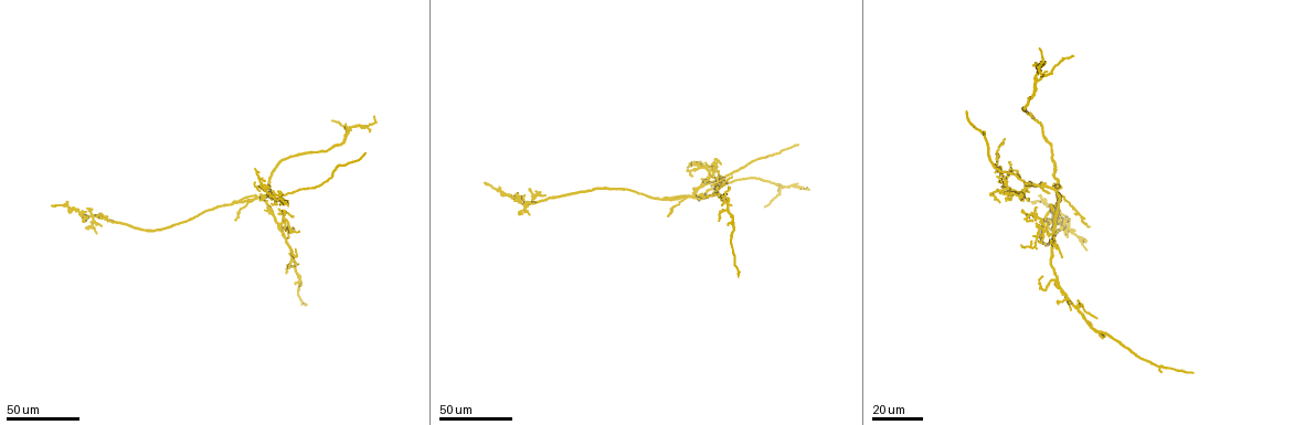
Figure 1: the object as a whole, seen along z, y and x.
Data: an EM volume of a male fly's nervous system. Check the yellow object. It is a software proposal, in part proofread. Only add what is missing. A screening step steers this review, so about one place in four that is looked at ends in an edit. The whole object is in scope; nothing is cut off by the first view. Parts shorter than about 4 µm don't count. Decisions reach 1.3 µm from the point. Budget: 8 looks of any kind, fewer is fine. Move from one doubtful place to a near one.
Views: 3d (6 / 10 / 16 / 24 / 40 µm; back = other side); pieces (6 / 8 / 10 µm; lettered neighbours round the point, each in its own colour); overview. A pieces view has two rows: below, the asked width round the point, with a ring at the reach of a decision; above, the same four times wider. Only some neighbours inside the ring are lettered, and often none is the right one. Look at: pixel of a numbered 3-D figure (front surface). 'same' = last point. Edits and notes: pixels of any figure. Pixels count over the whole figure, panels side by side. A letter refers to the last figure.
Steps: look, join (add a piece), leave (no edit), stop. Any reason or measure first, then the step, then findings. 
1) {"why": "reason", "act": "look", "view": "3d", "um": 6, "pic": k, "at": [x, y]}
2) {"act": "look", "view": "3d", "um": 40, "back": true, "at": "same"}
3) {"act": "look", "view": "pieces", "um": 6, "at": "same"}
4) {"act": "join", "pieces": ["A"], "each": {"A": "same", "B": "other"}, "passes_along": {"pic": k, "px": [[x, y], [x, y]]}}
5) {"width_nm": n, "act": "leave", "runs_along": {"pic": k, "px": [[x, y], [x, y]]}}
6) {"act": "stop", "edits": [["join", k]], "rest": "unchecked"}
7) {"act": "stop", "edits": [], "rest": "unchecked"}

{"why": "an open end", "act": "look", "view": "3d", "um": 24, "pic": 1, "at": [365, 152]}

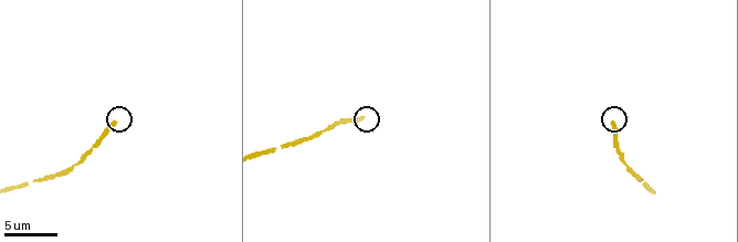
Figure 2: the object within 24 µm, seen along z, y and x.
{"act": "look", "view": "pieces", "um": 6, "pic": 2, "at": [112, 123]}

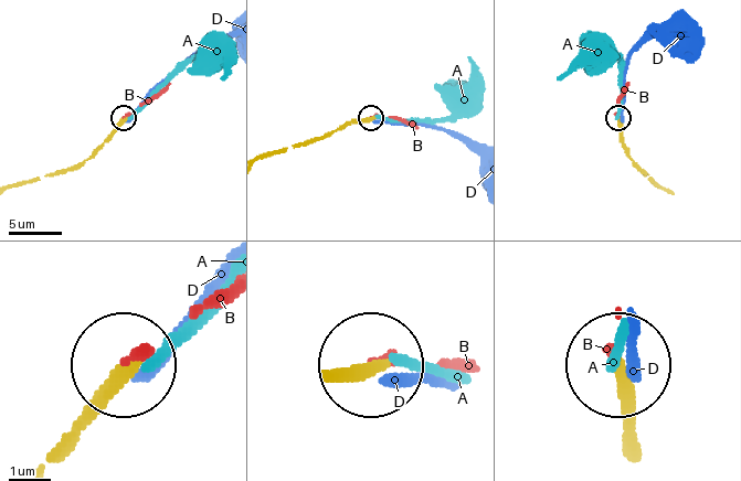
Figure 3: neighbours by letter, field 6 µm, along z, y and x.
{"act": "join", "pieces": ["B"], "each": {"A": "other", "B": "same", "D": "other"}, "passes_along": {"pic": 3, "px": [[101, 145], [125, 118], [170, 84]]}, "found": "the cell continues"}

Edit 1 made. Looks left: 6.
{"why": "free end", "act": "look", "view": "3d", "um": 40, "pic": 1, "at": [1032, 65]}

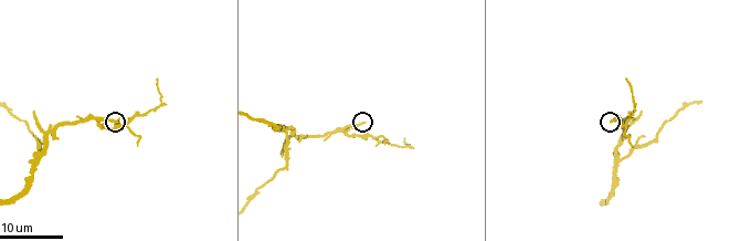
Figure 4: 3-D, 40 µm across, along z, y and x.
{"act": "look", "view": "3d", "um": 10, "pic": 4, "at": [117, 122]}

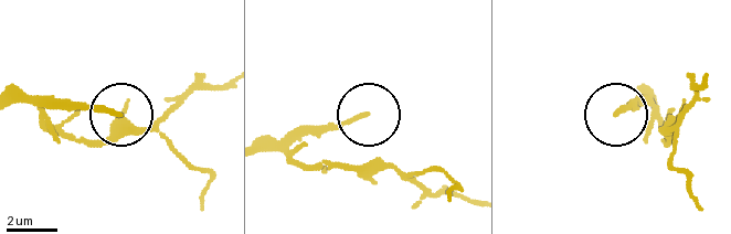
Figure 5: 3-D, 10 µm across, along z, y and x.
{"act": "look", "view": "pieces", "um": 8, "pic": 5, "at": [615, 113]}

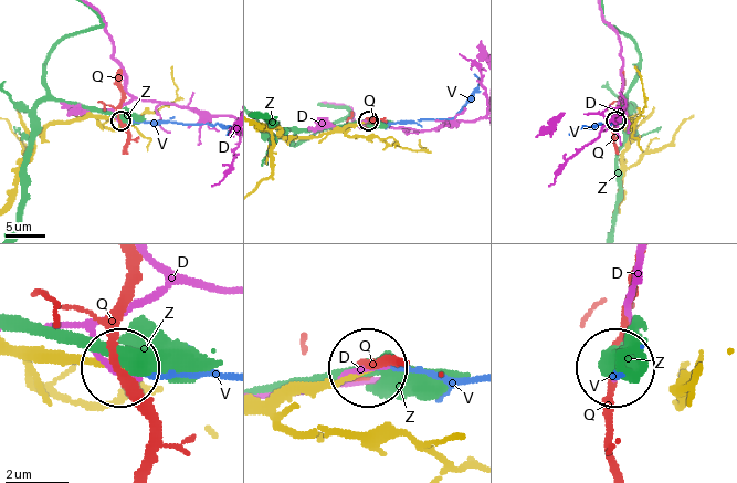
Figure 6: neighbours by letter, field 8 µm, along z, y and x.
{"width_nm": 170, "act": "join", "pieces": ["V"], "each": {"D": "other", "Q": "other", "V": "same", "Z": "other"}, "passes_along": {"pic": 6, "px": [[295, 397], [377, 368], [466, 376]]}, "found": "the cell continues"}

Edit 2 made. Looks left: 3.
{"why": "thin end", "act": "look", "view": "3d", "um": 24, "pic": 4, "at": [640, 112]}

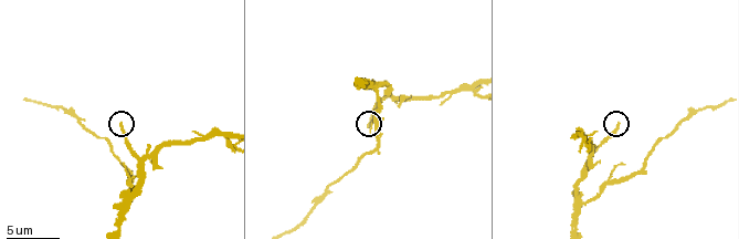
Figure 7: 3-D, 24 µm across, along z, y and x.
{"act": "look", "view": "pieces", "um": 10, "pic": 7, "at": [366, 126]}

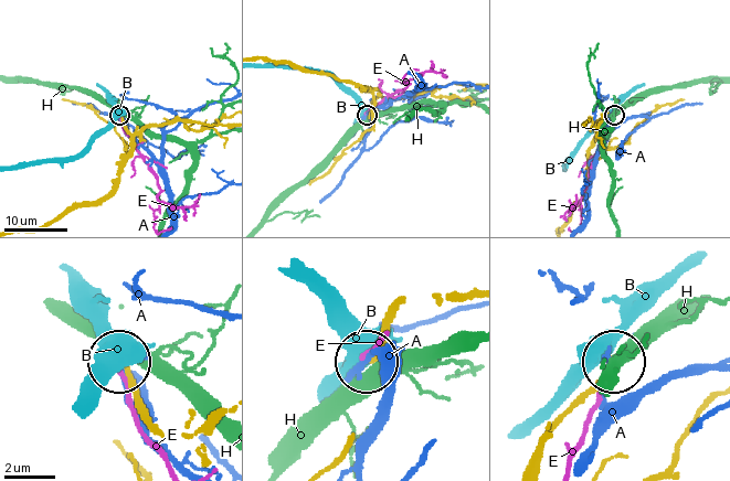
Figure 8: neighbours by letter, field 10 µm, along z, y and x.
{"act": "leave", "each": {"A": "other", "B": "other", "E": "other", "H": "other"}, "runs_along": {"pic": 8, "px": [[400, 308], [370, 362]]}, "found": "no lettered piece goes on from it"}

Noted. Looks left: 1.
{"act": "stop", "edits": [["join", 3], ["join", 6]], "rest": "unchecked"}

